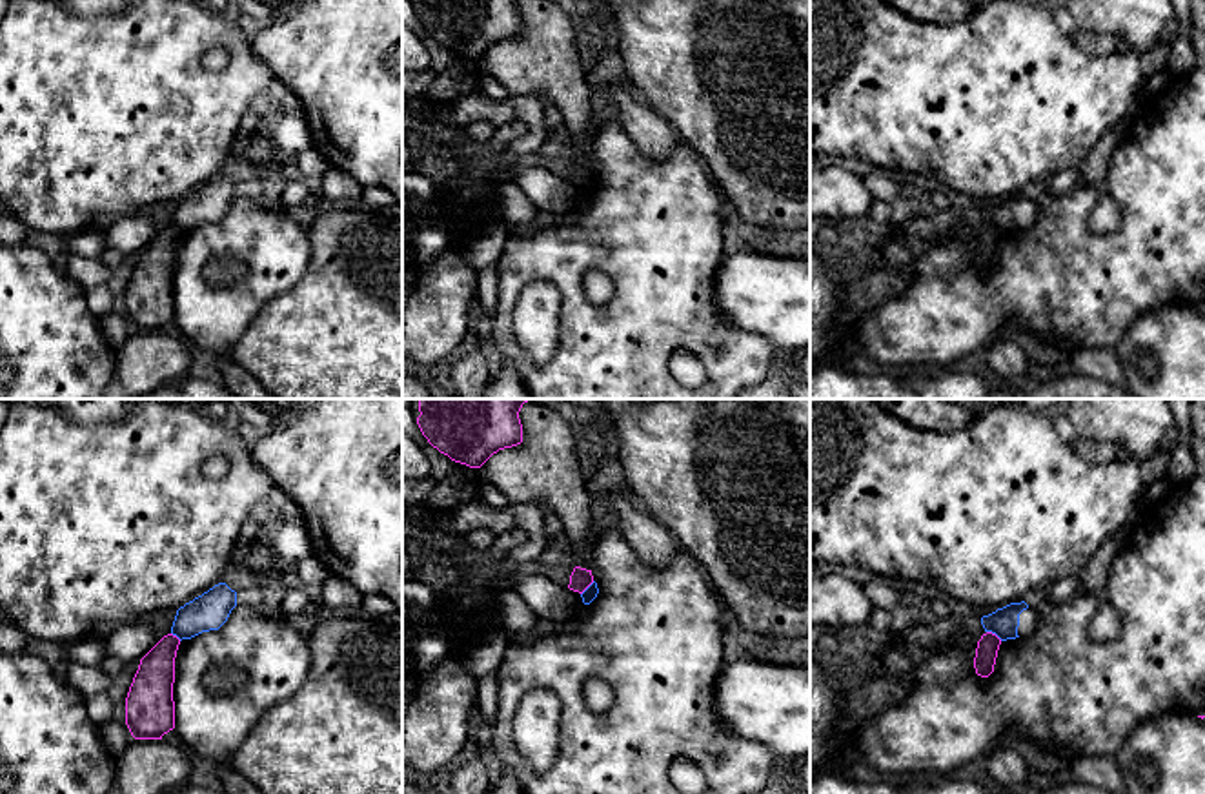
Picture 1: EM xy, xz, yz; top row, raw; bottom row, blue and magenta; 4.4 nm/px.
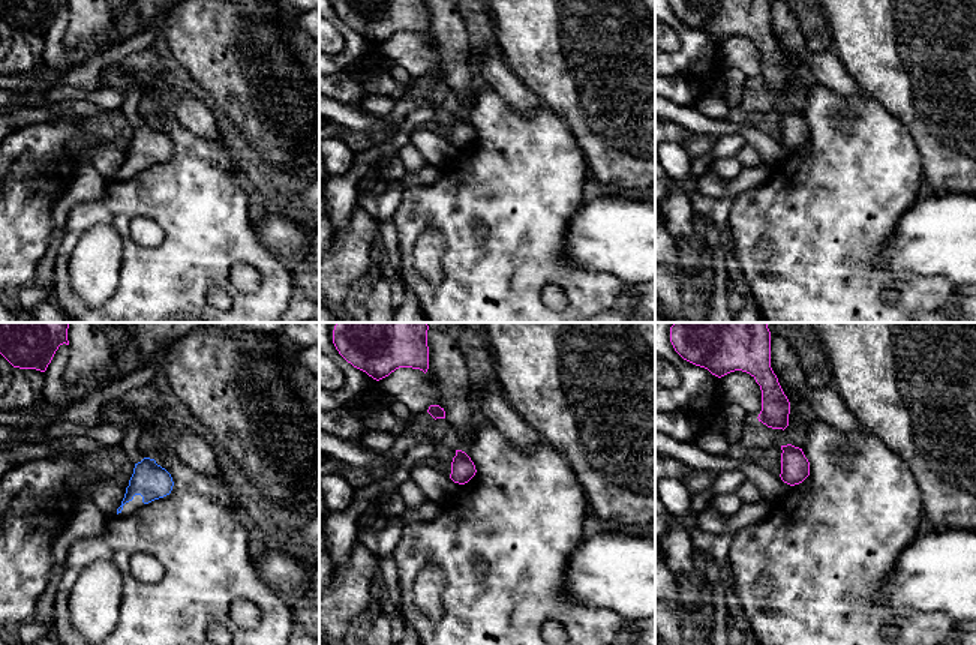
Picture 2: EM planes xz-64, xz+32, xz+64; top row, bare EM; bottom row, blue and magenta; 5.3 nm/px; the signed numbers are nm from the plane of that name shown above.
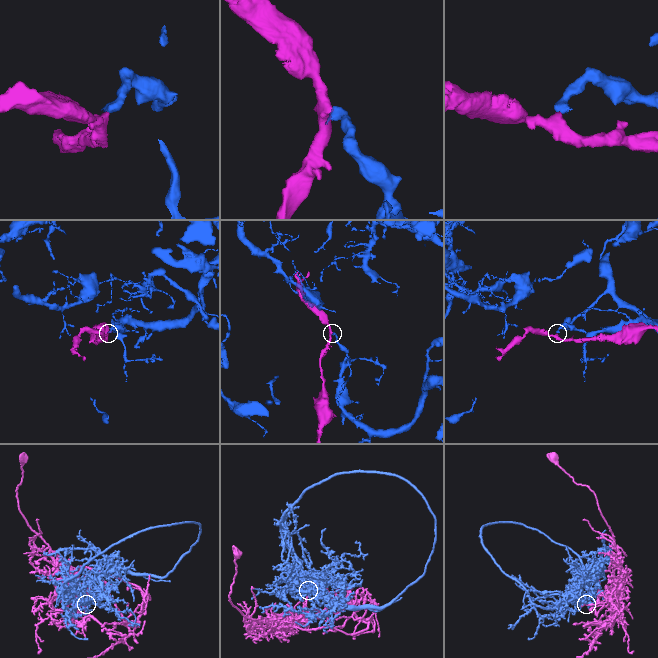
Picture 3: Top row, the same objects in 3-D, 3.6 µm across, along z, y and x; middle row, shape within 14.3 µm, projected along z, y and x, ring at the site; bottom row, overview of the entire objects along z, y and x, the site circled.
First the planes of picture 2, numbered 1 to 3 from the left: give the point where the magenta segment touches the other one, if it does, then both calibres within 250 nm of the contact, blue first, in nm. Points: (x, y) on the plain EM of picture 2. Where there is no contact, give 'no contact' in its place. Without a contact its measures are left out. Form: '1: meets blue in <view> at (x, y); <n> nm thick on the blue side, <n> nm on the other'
1: no contact
2: no contact
3: no contact

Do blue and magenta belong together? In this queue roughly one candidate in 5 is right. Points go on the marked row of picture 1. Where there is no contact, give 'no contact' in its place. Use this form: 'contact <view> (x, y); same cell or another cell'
contact yz (994, 632); another cell

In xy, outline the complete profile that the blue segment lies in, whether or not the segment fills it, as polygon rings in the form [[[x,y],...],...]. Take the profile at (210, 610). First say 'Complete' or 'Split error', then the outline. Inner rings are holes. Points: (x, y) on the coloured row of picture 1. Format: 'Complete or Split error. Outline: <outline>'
Complete. Outline: [[[218,583],[177,610],[171,634],[191,639],[202,632],[218,630],[237,606],[237,592]]]

